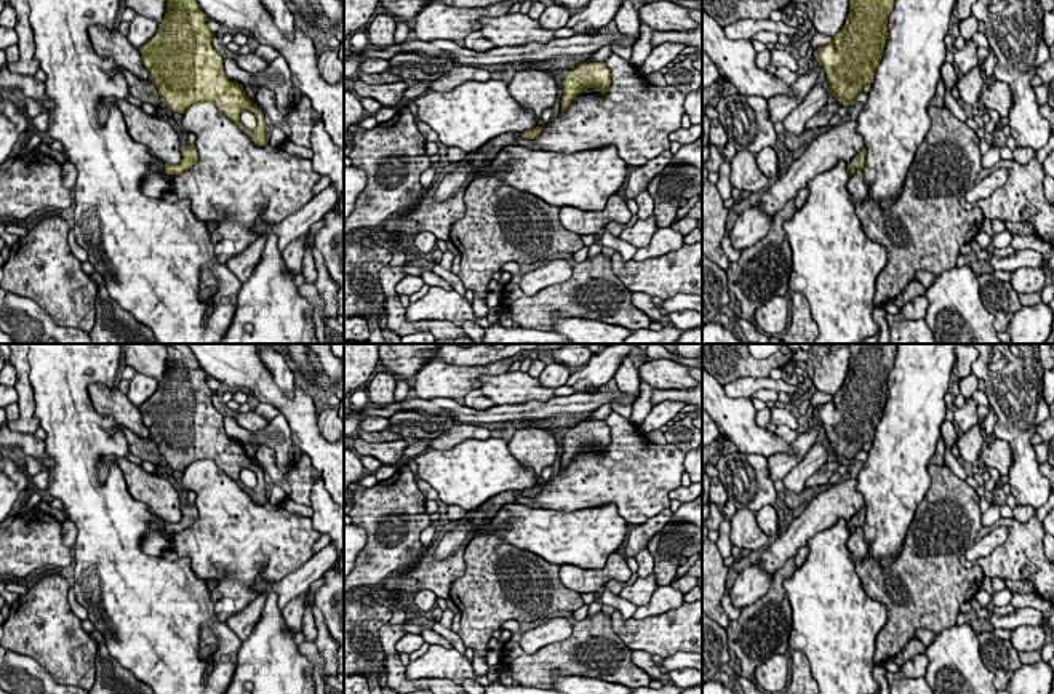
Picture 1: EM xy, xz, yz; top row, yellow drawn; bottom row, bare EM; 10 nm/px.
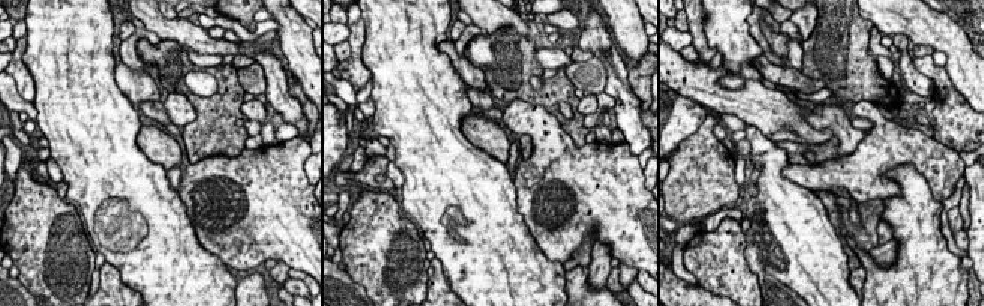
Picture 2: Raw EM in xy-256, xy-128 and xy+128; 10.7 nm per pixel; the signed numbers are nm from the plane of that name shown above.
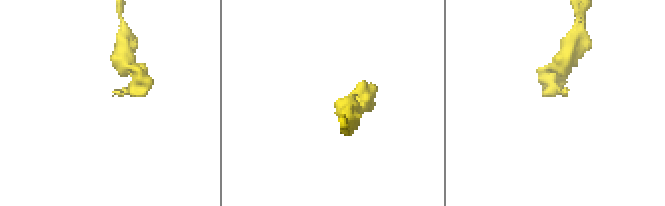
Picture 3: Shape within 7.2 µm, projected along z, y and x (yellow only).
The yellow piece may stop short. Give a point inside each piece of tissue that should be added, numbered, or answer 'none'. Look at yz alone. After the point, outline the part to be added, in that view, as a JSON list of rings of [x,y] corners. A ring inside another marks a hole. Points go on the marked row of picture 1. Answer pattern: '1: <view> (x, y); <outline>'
none

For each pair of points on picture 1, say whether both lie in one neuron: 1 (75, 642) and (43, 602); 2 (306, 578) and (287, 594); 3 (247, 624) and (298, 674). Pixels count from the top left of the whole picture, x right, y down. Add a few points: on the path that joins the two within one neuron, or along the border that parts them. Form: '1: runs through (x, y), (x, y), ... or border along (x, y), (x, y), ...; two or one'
1: runs through (66, 632), (45, 611); one
2: runs through (301, 579), (291, 589); one
3: border along (267, 594), (259, 621), (242, 642); two

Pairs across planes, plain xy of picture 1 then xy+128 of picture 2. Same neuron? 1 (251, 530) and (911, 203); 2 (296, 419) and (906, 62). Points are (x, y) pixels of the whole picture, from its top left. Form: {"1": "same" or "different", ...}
{"1": "different", "2": "different"}

